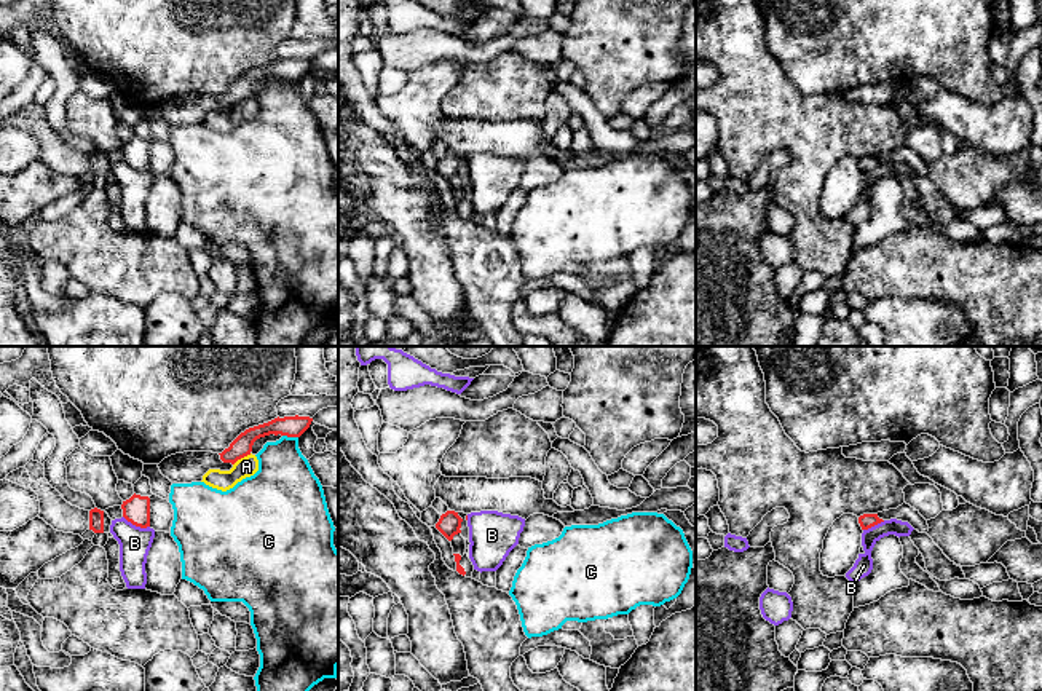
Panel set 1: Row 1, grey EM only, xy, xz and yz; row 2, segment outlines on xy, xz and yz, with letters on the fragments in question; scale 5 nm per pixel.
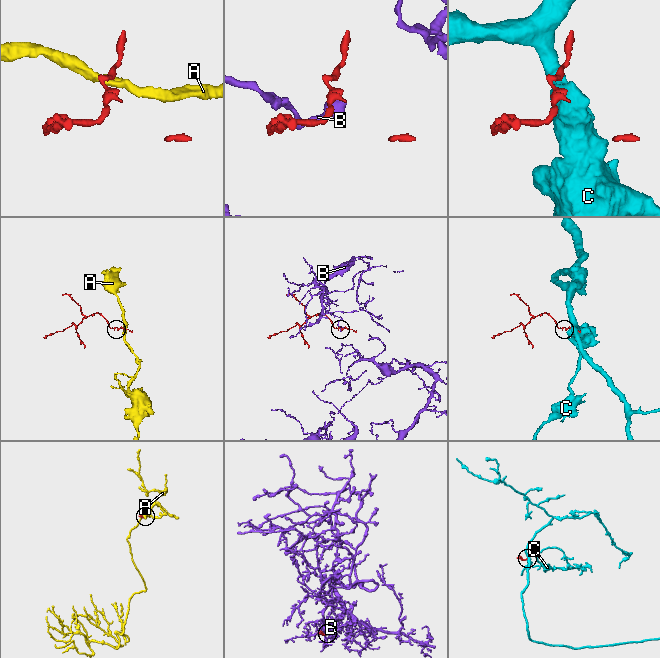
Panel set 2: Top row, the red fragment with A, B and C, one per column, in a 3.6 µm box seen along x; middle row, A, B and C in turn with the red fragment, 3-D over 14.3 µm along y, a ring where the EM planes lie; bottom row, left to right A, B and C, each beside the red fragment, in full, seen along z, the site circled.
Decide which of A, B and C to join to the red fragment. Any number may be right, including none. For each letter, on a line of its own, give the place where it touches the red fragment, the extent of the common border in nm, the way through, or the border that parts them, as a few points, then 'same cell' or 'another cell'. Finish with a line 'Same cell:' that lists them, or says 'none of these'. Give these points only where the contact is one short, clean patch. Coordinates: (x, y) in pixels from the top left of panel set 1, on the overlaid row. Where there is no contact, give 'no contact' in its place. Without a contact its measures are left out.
A: xy (241, 457) | 110 nm | along xy (251, 454), (233, 465) | another cell
B: xy (136, 525) | 150 nm | along xy (123, 516), (136, 525), (149, 527) | another cell
C: xy (291, 436) | 80 nm | along xy (283, 434), (297, 438) | another cell
Same cell: none of these

